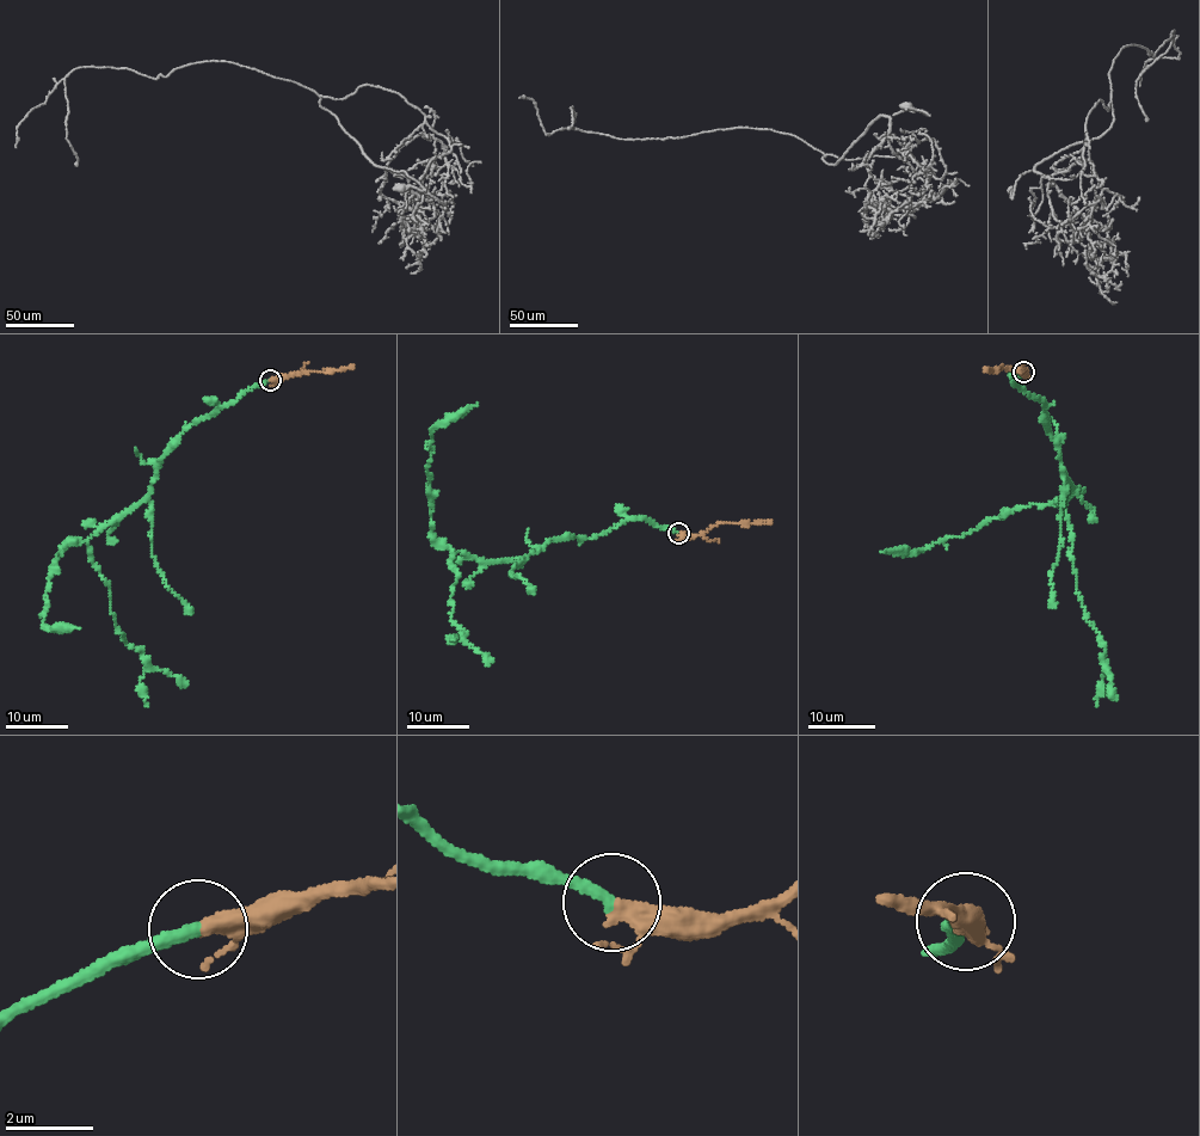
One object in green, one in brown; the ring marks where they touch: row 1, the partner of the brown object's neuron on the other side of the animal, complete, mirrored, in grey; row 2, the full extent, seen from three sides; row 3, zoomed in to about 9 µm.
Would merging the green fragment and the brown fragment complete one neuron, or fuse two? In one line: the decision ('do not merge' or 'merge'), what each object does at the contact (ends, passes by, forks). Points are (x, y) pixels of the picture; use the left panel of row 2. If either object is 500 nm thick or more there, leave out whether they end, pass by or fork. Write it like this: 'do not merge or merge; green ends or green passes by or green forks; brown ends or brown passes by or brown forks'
merge; green ends; brown passes by

